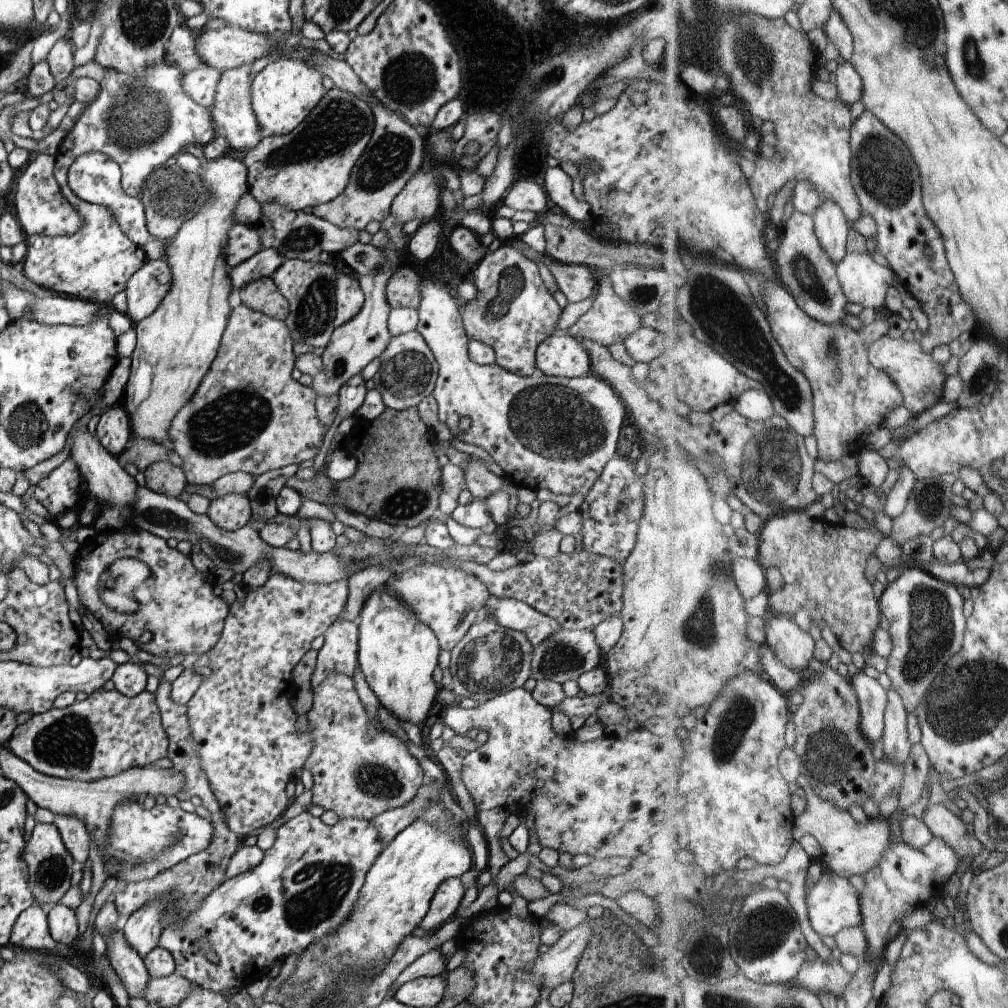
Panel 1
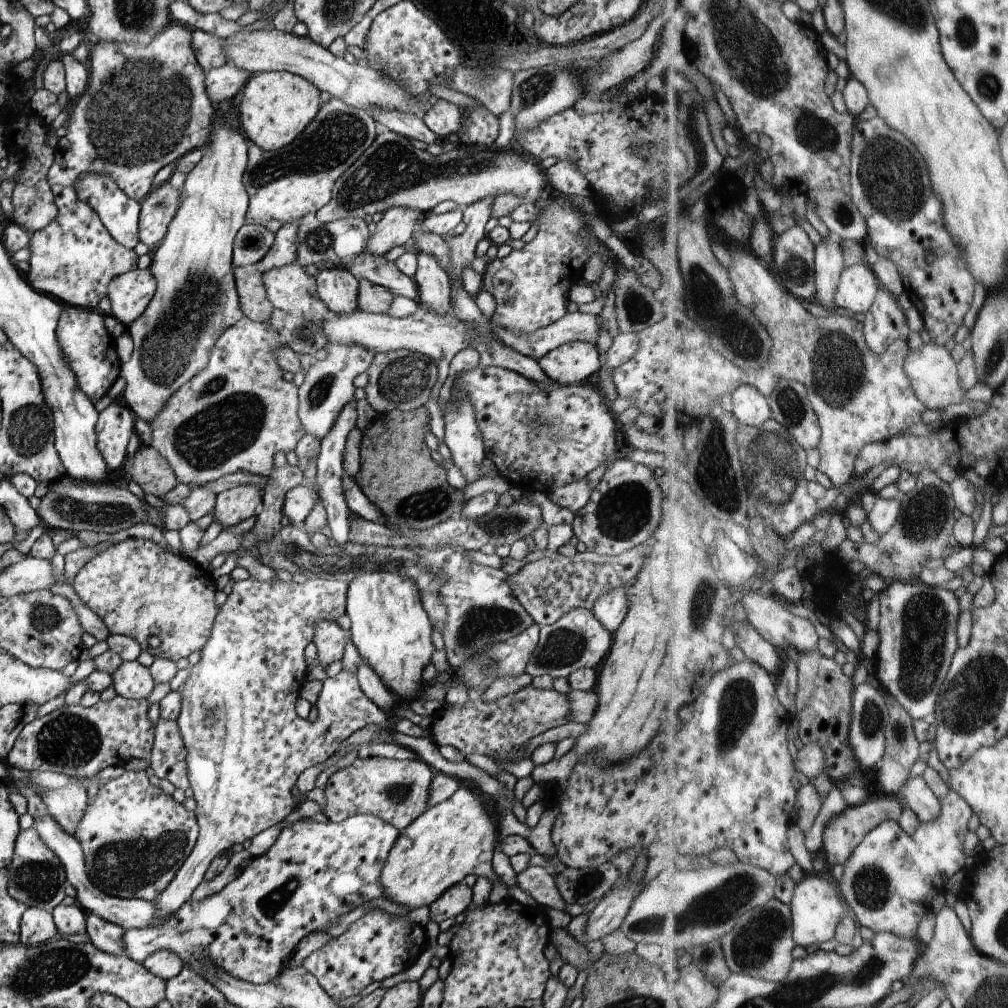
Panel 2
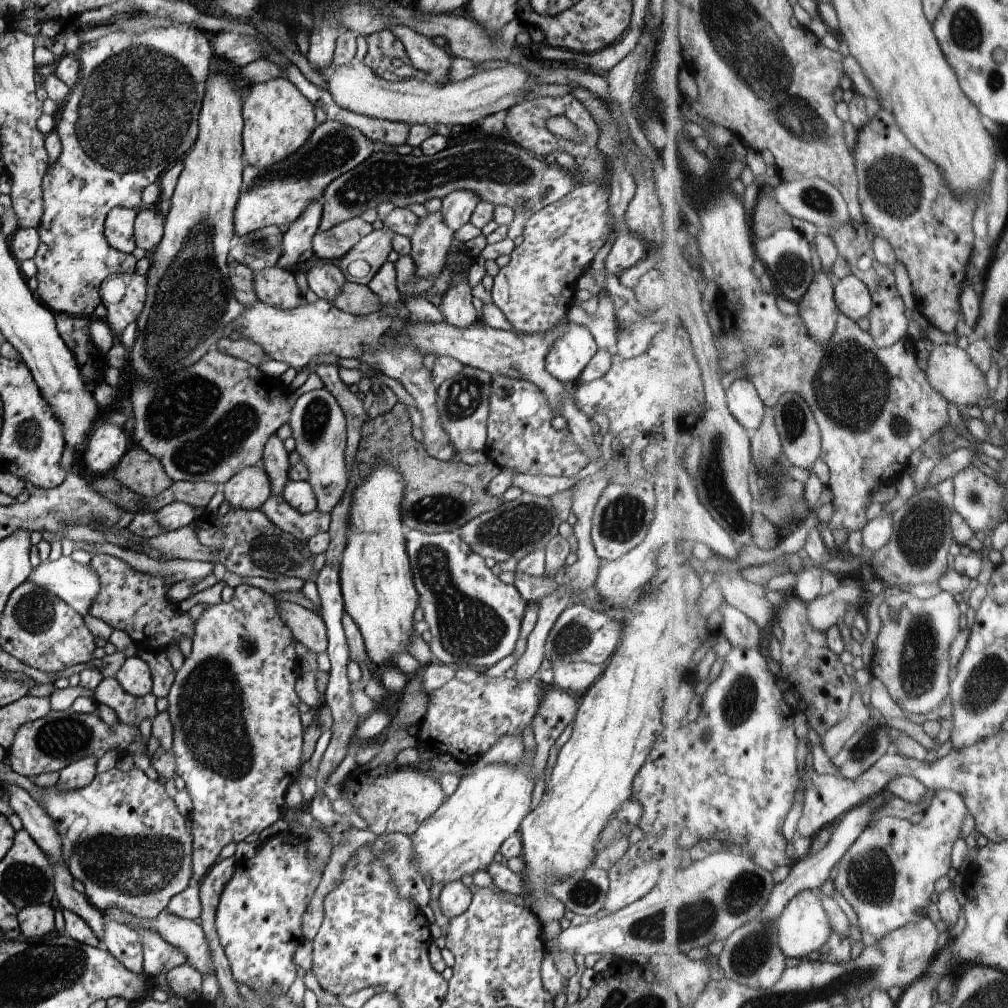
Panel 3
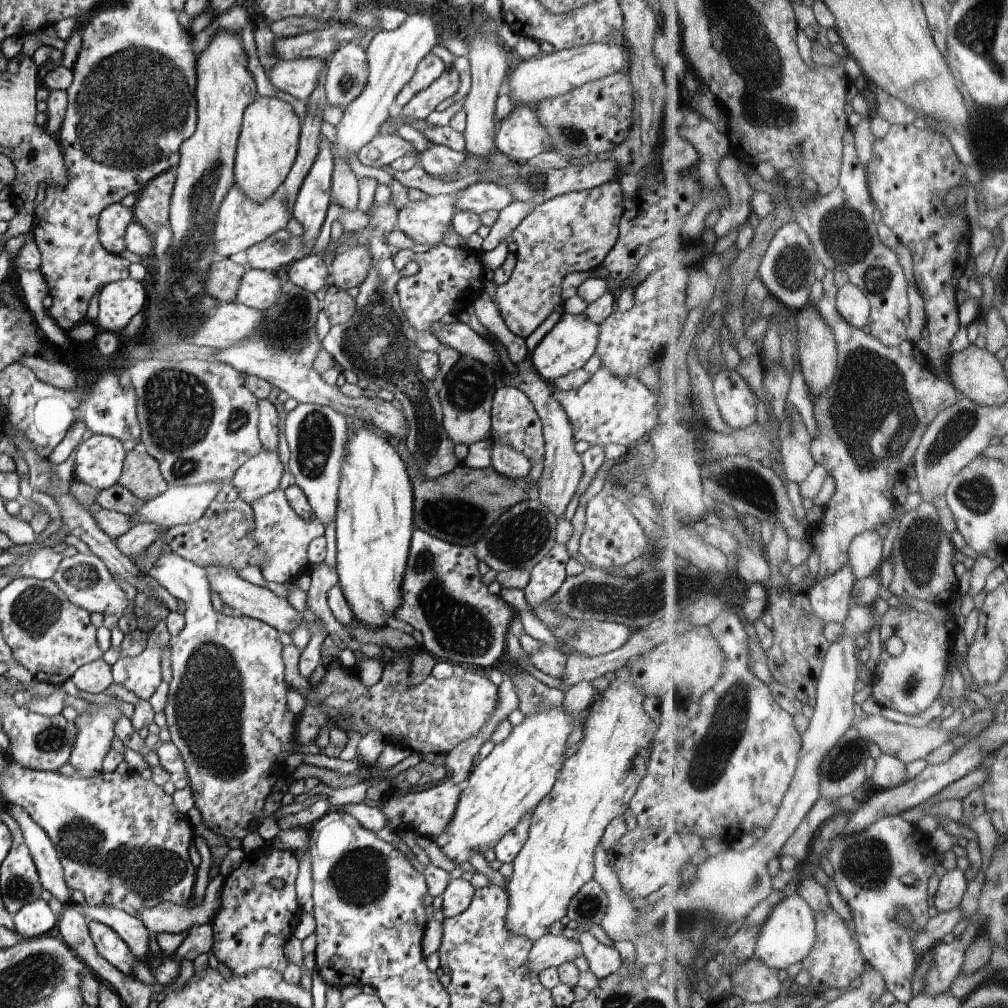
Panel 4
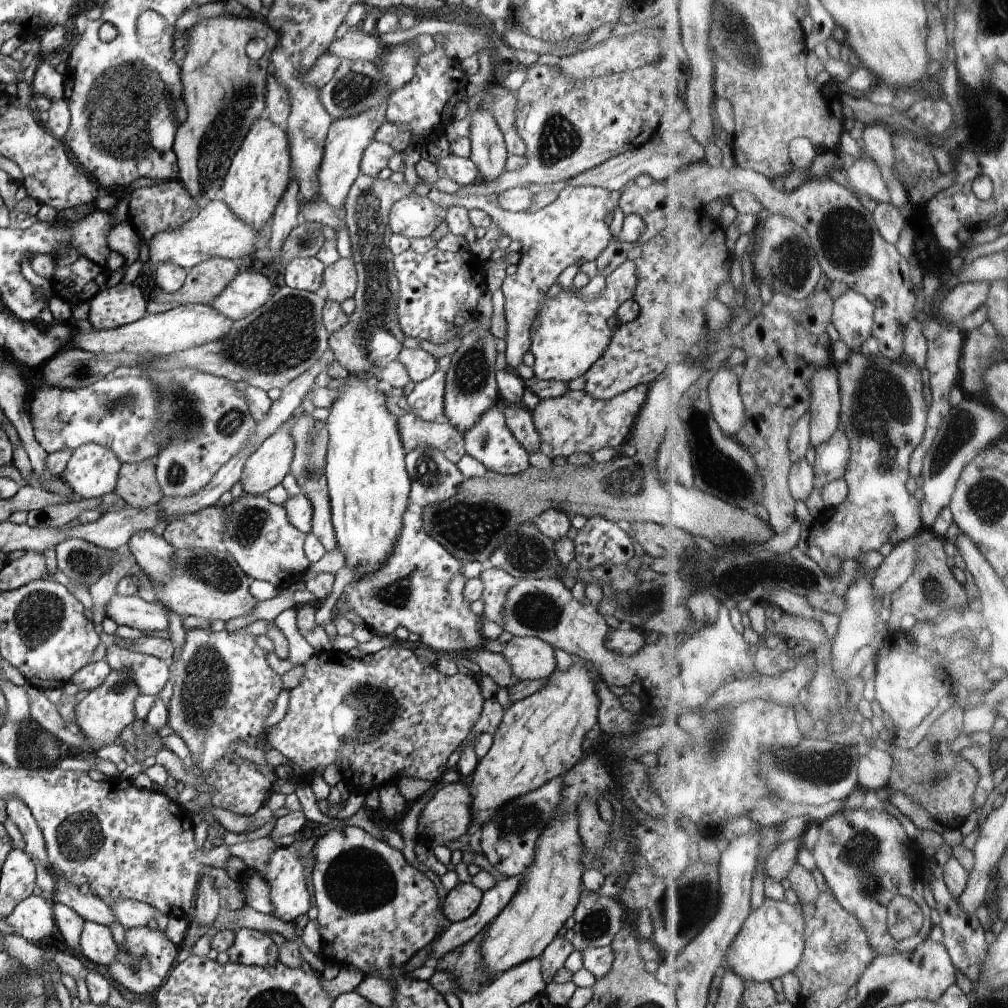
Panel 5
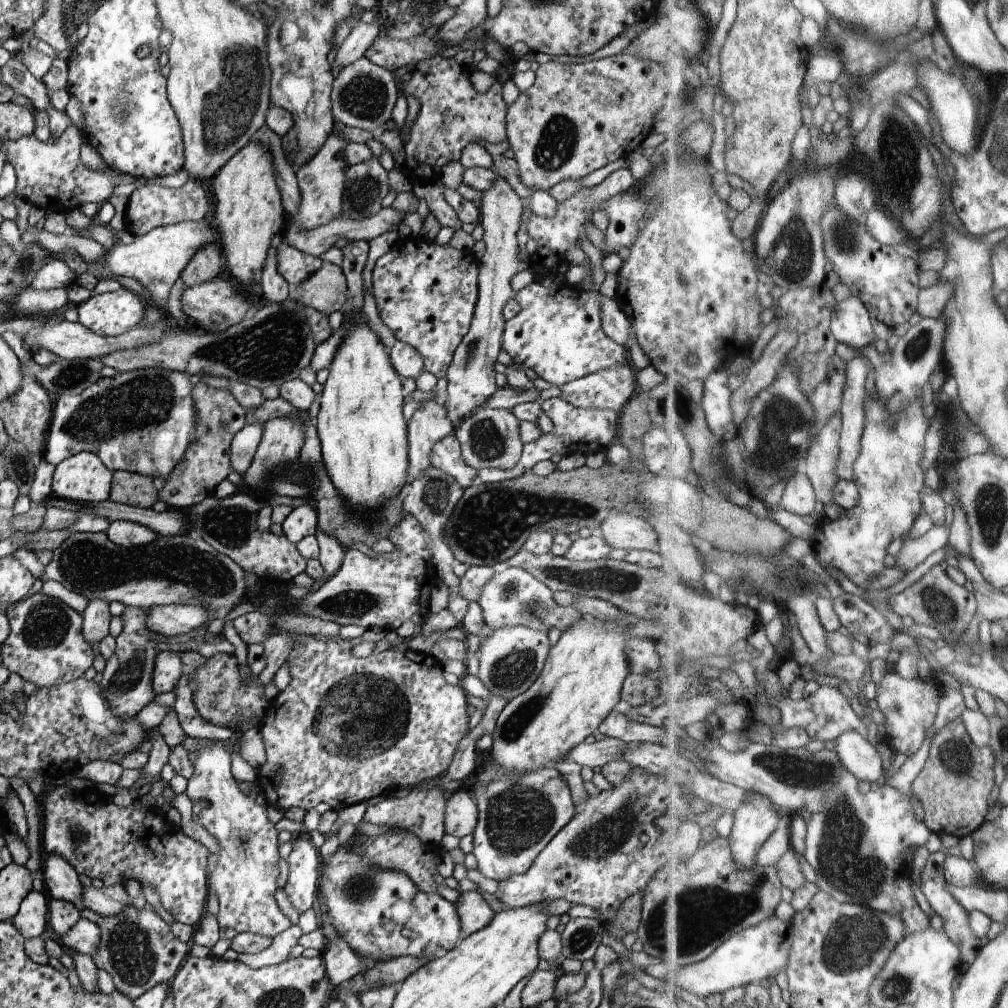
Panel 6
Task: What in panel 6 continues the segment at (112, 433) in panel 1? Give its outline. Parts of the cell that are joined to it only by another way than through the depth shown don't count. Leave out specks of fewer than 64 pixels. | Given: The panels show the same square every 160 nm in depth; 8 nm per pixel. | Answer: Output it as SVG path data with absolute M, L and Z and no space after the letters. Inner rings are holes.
M80 451L57 464L52 479L53 496L77 503L109 499L113 472L93 452Z

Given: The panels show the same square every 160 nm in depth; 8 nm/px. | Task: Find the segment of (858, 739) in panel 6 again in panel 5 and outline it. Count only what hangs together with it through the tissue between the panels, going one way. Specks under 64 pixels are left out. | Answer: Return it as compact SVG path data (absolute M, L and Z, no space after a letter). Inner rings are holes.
M873 747L867 754L862 756L859 762L861 782L876 792L889 786L894 770L894 756L890 752Z

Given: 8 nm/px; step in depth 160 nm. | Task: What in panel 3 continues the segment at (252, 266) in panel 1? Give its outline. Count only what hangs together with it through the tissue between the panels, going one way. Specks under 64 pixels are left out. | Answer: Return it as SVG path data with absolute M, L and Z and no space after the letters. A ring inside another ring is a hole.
M321 200L313 201L294 222L290 223L288 230L283 234L283 249L277 260L280 268L292 268L296 264L302 264L314 258L312 239L319 229L322 209Z

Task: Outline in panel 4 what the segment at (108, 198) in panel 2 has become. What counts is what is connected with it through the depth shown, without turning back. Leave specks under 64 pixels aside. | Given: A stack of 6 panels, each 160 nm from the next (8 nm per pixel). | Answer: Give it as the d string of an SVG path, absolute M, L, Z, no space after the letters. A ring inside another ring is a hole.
M120 203L104 208L98 222L98 240L100 246L114 256L120 255L125 249L124 234L126 228L133 223L132 211Z

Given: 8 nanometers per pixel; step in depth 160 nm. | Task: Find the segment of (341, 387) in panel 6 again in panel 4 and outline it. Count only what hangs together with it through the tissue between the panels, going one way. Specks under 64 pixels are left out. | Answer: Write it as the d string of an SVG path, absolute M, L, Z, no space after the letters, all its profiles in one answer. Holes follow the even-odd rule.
M358 422L358 425L358 436L350 435L347 440L346 456L340 470L336 510L337 574L339 586L356 624L361 624L368 630L377 630L386 626L386 620L392 617L402 604L404 572L415 528L413 487L406 471L406 462L402 461L392 444L378 432L363 429L365 424L362 422Z

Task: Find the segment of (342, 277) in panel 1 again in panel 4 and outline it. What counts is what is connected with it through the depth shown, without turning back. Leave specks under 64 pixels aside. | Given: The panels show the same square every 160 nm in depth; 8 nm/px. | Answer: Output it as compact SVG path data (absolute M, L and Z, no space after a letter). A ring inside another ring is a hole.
M309 254L287 266L290 282L303 290L316 294L327 280L328 266L322 254Z

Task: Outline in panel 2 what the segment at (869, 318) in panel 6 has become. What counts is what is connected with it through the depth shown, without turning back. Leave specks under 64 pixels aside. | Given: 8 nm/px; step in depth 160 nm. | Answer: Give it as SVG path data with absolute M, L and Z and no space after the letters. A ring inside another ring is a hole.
M870 263L849 266L844 271L843 283L835 302L850 312L867 313L875 305L882 286L883 282Z

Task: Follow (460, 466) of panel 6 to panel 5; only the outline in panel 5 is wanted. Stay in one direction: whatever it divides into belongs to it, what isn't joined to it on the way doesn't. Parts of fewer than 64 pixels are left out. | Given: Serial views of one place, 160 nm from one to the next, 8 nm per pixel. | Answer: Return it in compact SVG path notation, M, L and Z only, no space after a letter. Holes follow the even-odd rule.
M411 412L396 416L396 420L406 453L416 447L436 447L454 464L465 453L463 435L445 419L429 423Z

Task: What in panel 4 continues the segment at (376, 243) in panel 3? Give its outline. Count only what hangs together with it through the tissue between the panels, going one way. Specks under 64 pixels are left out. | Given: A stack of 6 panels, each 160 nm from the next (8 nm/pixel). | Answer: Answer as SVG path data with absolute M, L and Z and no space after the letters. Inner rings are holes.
M370 245L341 249L337 251L336 258L330 266L332 284L346 291L360 287L368 276L370 266L372 266Z

